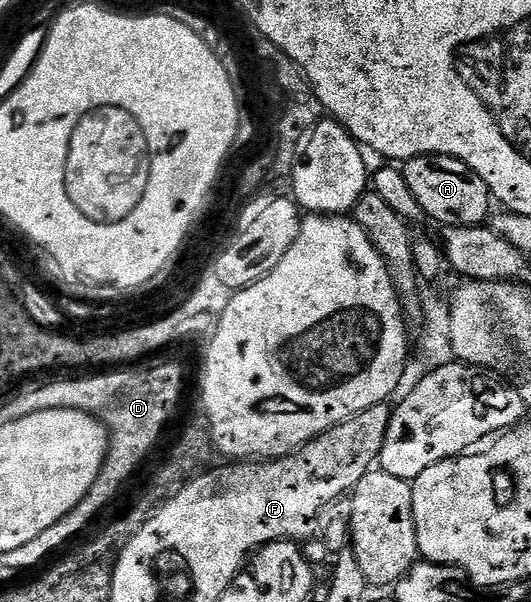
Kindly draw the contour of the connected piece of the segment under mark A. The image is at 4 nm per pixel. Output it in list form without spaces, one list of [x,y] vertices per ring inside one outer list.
[[[416,156],[404,161],[407,187],[419,202],[422,213],[445,228],[484,225],[490,219],[491,197],[487,182],[454,156]]]

